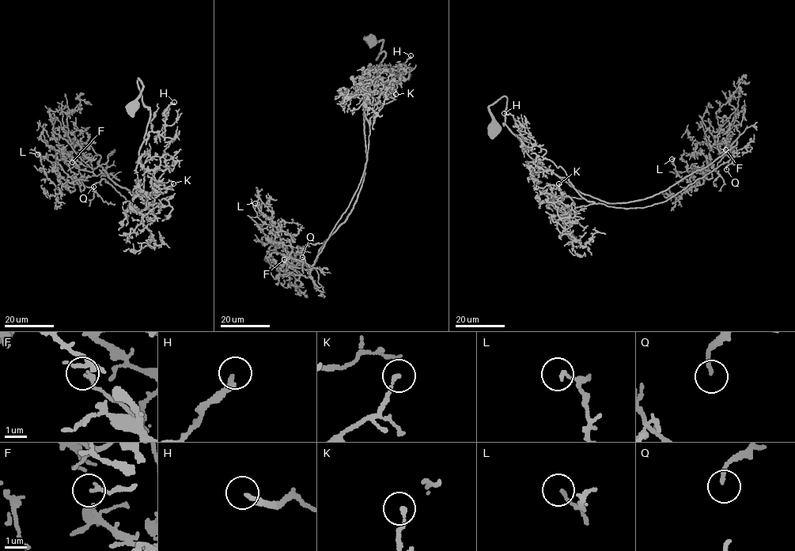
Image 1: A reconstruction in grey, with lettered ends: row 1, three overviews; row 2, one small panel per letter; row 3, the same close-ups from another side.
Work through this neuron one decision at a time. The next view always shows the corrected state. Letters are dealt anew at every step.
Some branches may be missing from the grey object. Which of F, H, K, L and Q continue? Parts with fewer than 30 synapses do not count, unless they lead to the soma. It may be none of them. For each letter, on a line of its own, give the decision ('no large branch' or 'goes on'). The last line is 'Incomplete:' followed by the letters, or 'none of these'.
F: no large branch
H: no large branch
K: no large branch
L: no large branch
Q: goes on
Incomplete: Q

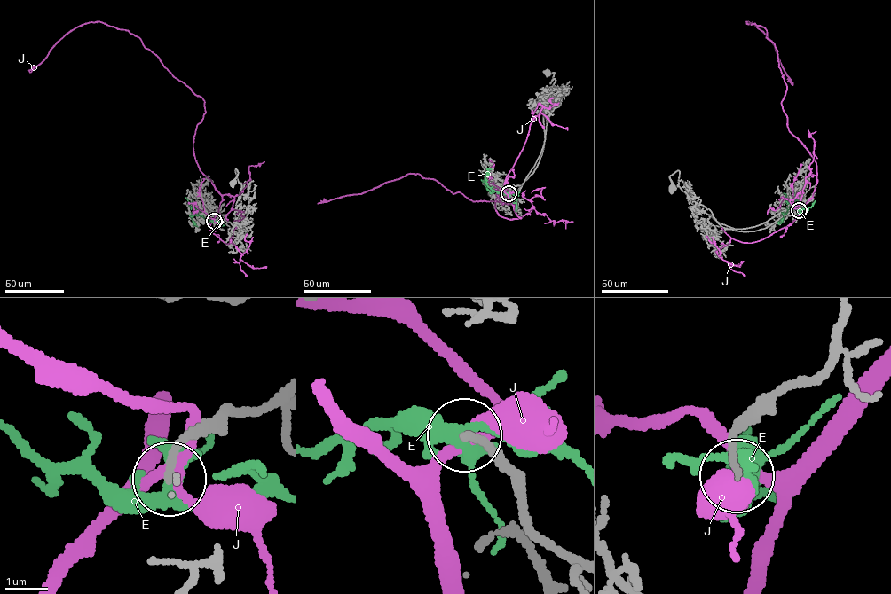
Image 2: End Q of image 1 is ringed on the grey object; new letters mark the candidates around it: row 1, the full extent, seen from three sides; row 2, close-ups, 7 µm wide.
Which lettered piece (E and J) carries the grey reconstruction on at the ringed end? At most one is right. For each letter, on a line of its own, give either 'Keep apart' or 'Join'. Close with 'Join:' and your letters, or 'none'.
E: Join
J: Keep apart
Join: E

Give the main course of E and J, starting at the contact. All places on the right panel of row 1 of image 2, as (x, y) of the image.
E: (799, 209), (789, 209), (778, 224)
J: (799, 209), (812, 198), (816, 163), (787, 126), (775, 43), (746, 21), (773, 43), (792, 84), (787, 79)

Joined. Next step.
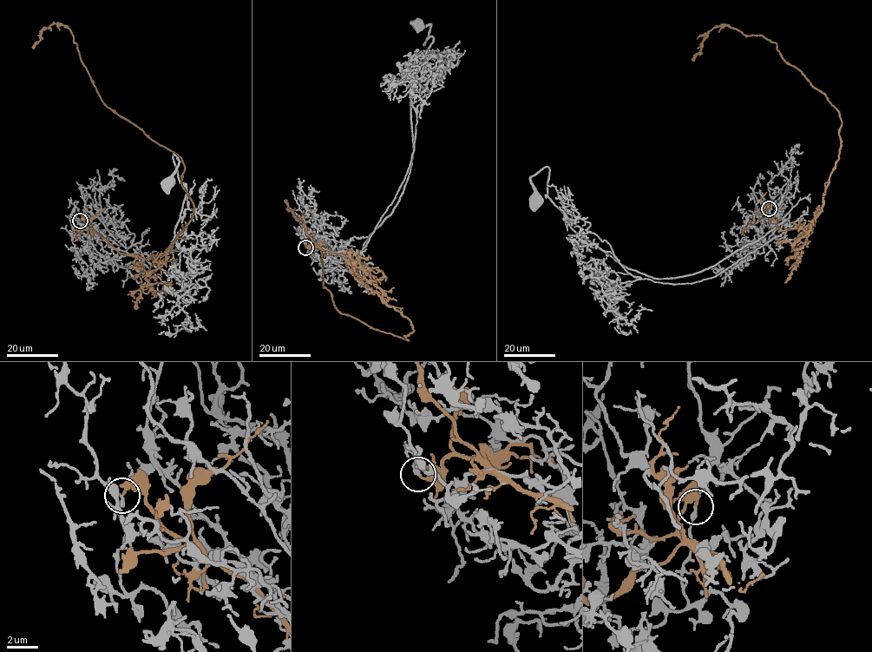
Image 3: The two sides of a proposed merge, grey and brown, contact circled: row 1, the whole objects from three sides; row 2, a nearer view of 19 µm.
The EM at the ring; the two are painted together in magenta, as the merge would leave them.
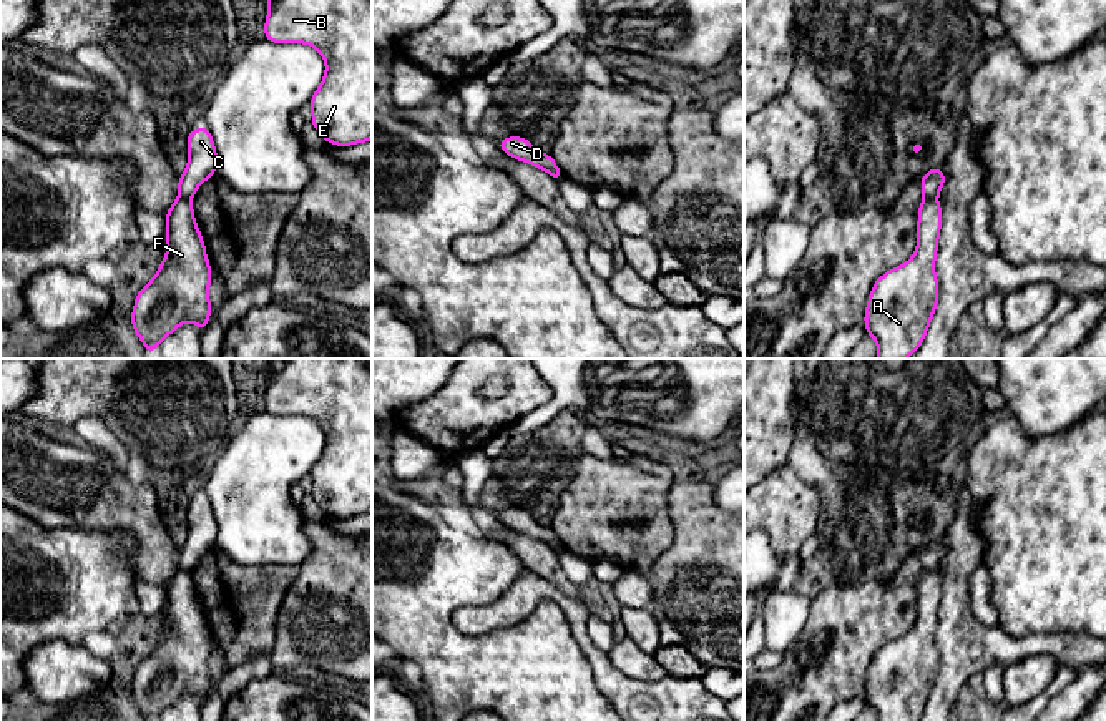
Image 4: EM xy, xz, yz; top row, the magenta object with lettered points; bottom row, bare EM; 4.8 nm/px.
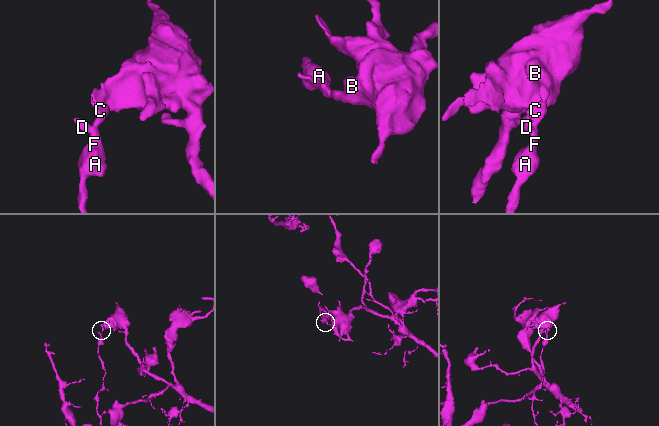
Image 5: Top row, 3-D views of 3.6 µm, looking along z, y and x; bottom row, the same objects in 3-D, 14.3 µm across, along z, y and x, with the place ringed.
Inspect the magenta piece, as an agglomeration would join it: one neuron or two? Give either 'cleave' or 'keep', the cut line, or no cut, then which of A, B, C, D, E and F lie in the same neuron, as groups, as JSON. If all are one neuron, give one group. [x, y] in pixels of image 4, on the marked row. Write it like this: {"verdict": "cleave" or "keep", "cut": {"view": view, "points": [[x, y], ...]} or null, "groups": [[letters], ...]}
{"verdict": "cleave", "cut": {"view": "xy", "points": [[180, 196], [190, 200]]}, "groups": [["A", "D", "F"], ["B", "C", "E"]]}

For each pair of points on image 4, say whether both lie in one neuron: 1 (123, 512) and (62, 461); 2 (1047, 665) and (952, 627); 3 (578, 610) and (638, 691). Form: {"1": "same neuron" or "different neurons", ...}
{"1": "same neuron", "2": "different neurons", "3": "same neuron"}

